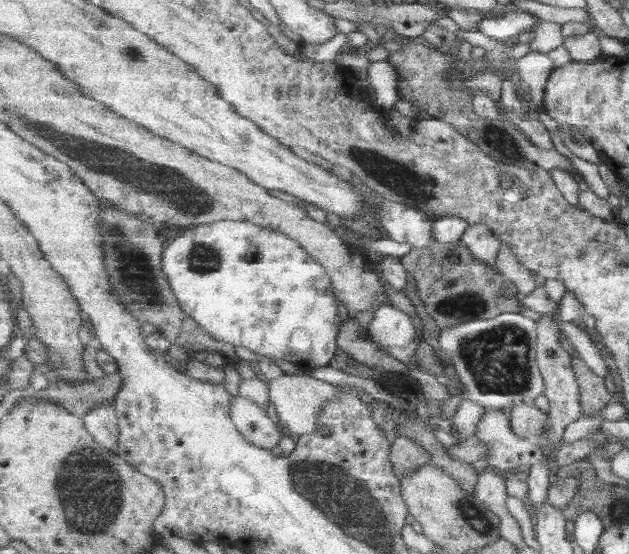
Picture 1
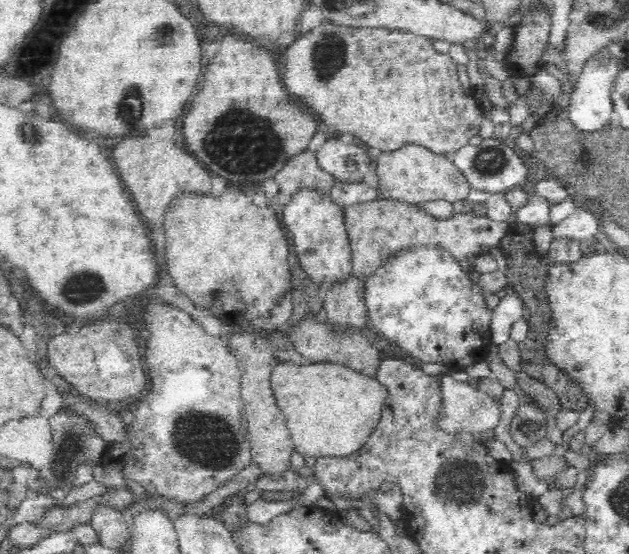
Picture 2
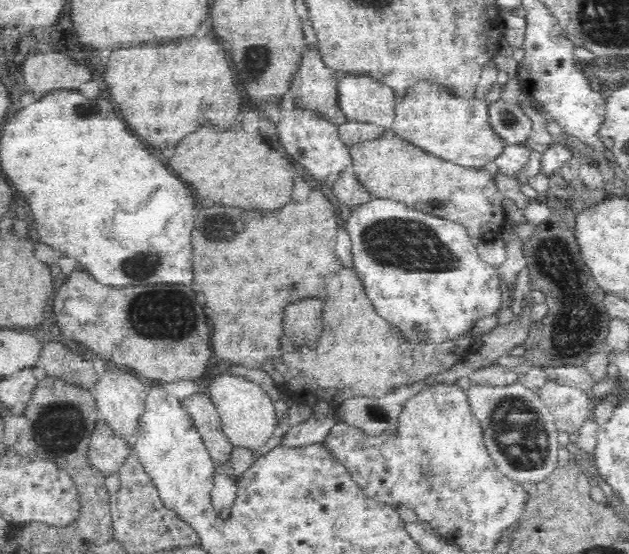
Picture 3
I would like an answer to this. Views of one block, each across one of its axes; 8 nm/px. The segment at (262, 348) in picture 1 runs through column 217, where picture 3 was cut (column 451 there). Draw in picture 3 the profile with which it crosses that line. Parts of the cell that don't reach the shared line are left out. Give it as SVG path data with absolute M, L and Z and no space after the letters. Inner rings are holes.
M376 198L371 199L365 204L359 205L351 209L350 218L348 218L348 232L352 238L352 254L354 254L354 269L358 271L362 282L364 283L368 298L376 306L377 313L382 316L388 323L394 324L406 336L406 339L416 344L440 343L450 341L459 335L470 331L477 322L485 317L496 315L502 304L502 293L500 291L500 279L497 268L489 265L482 260L478 253L477 246L471 242L471 236L460 225L444 220L444 218L436 218L429 213L421 212L409 208L404 202L394 201L393 199Z

